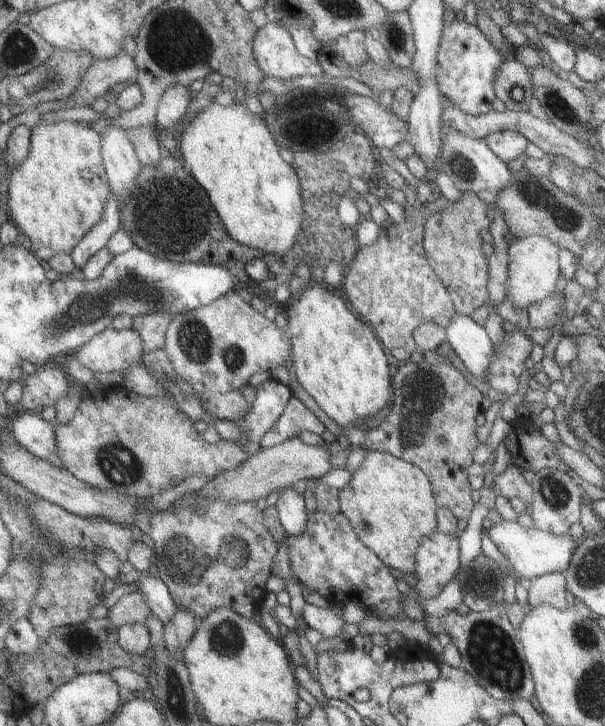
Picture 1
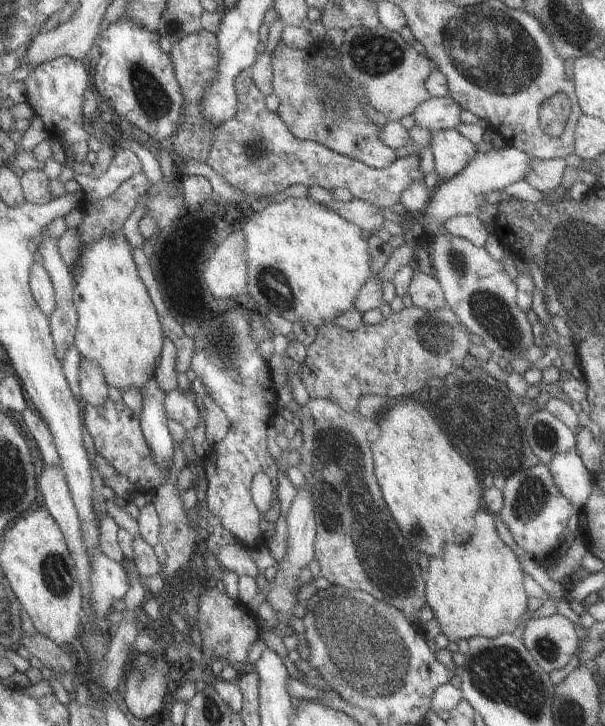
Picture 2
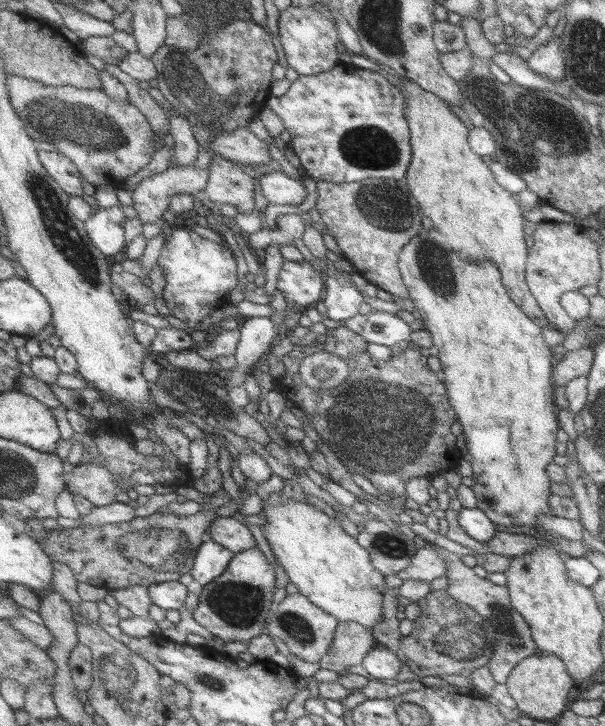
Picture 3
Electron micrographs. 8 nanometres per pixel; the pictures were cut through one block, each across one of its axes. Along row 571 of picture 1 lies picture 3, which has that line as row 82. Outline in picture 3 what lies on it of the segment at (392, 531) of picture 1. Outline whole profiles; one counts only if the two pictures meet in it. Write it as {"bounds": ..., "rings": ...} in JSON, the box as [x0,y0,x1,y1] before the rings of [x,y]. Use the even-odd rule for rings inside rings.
{"bounds":[395,77,552,328],"rings":[[[402,77],[402,82],[395,82],[398,90],[403,94],[403,115],[406,118],[406,126],[409,128],[410,136],[410,165],[406,170],[406,186],[410,194],[418,201],[419,211],[423,210],[423,216],[429,218],[433,225],[432,229],[437,230],[445,236],[451,250],[459,257],[479,263],[479,261],[491,261],[500,274],[501,284],[506,290],[507,296],[513,301],[519,309],[531,319],[531,321],[542,327],[552,328],[547,322],[543,312],[535,302],[533,296],[528,291],[525,284],[525,261],[527,256],[527,247],[523,242],[524,233],[522,212],[519,204],[515,201],[512,194],[497,184],[485,162],[474,154],[467,145],[468,129],[465,124],[451,112],[448,104],[442,102],[437,95],[430,94],[422,90],[418,84],[410,82]]]}

